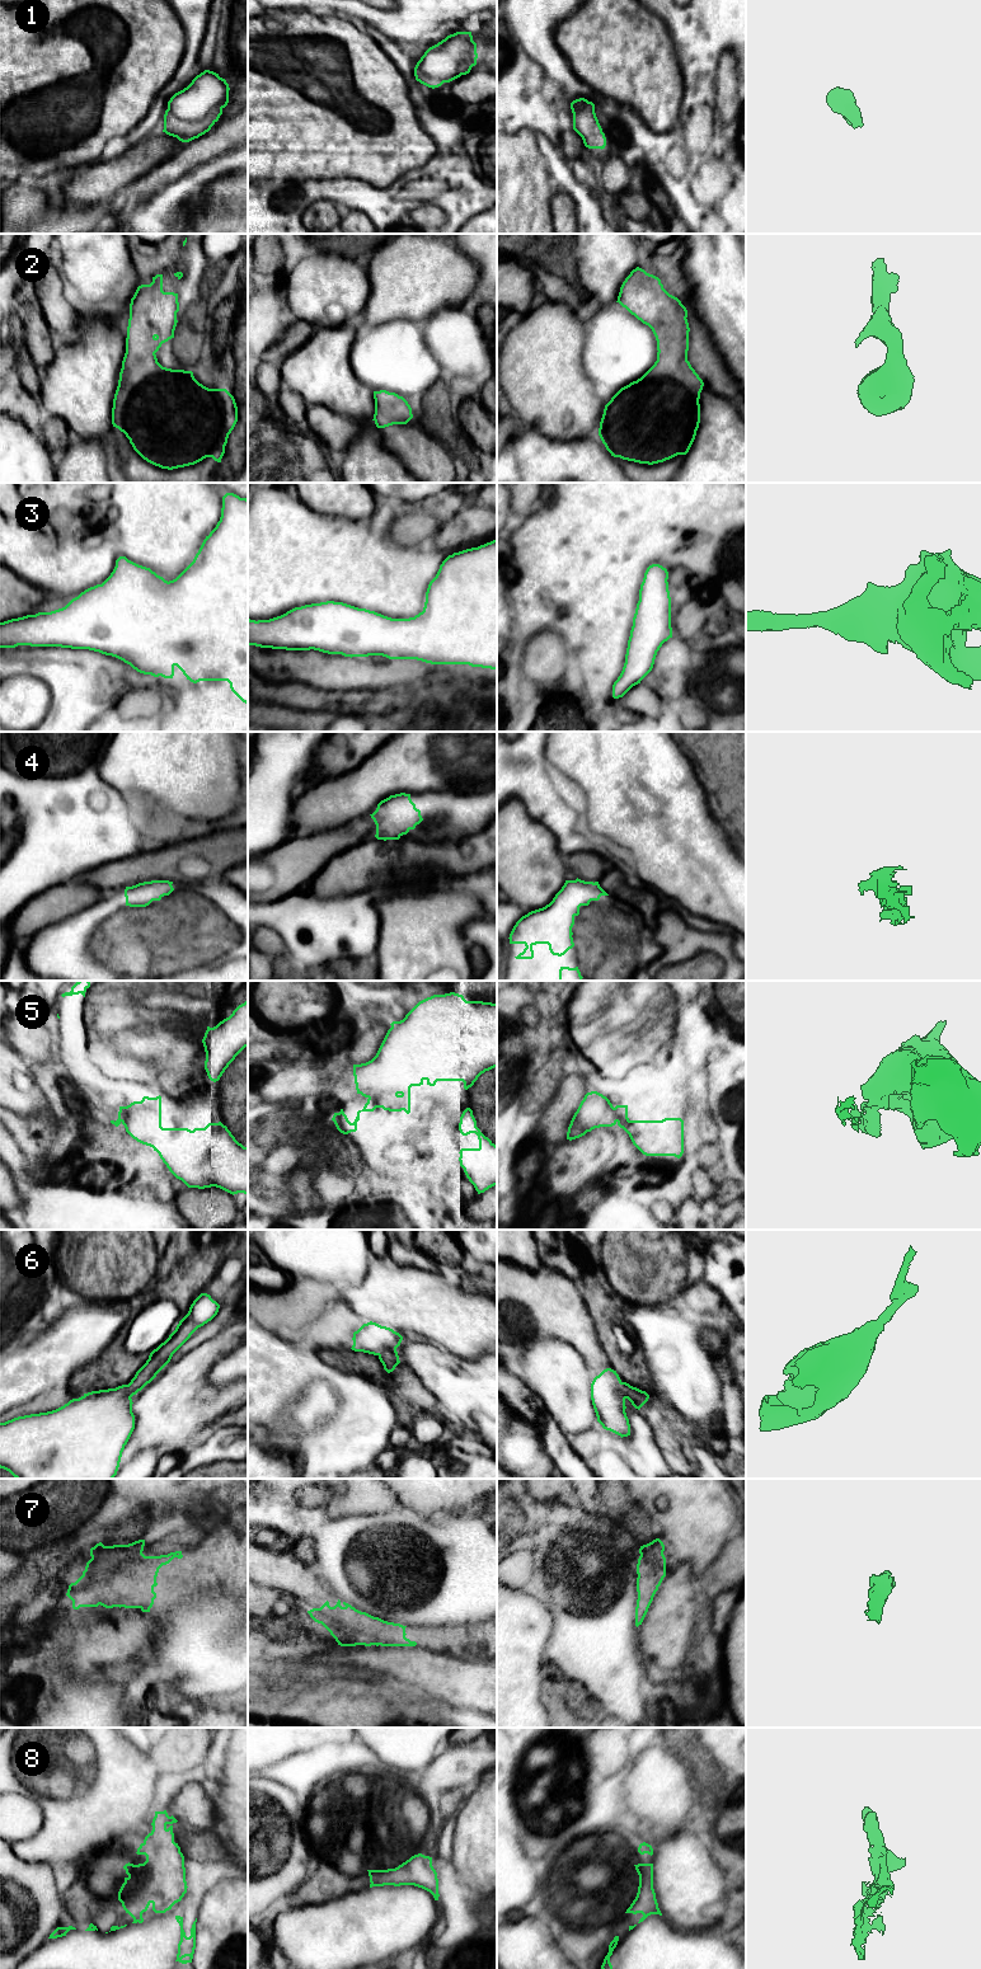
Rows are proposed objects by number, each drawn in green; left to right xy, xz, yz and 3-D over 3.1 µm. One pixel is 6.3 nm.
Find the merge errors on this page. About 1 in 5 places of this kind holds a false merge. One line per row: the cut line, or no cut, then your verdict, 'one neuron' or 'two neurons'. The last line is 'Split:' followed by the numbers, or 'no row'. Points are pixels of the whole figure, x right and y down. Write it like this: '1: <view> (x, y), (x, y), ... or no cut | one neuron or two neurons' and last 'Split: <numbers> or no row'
1: no cut | one neuron
2: no cut | one neuron
3: no cut | one neuron
4: no cut | one neuron
5: xy (126, 1107), (120, 1121) | two neurons
6: no cut | one neuron
7: no cut | one neuron
8: no cut | one neuron
Split: 5

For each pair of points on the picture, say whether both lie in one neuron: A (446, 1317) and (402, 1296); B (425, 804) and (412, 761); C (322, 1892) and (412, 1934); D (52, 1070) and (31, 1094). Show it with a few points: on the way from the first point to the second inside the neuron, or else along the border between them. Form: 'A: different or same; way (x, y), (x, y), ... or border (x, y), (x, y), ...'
A: same; way (435, 1309), (413, 1302)
B: different; border (426, 789), (418, 793), (395, 793), (392, 795)
C: different; border (364, 1890), (305, 1906)
D: different; border (33, 1080), (42, 1089)

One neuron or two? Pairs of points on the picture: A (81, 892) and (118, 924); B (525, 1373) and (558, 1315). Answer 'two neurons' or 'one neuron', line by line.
A: two neurons
B: two neurons

